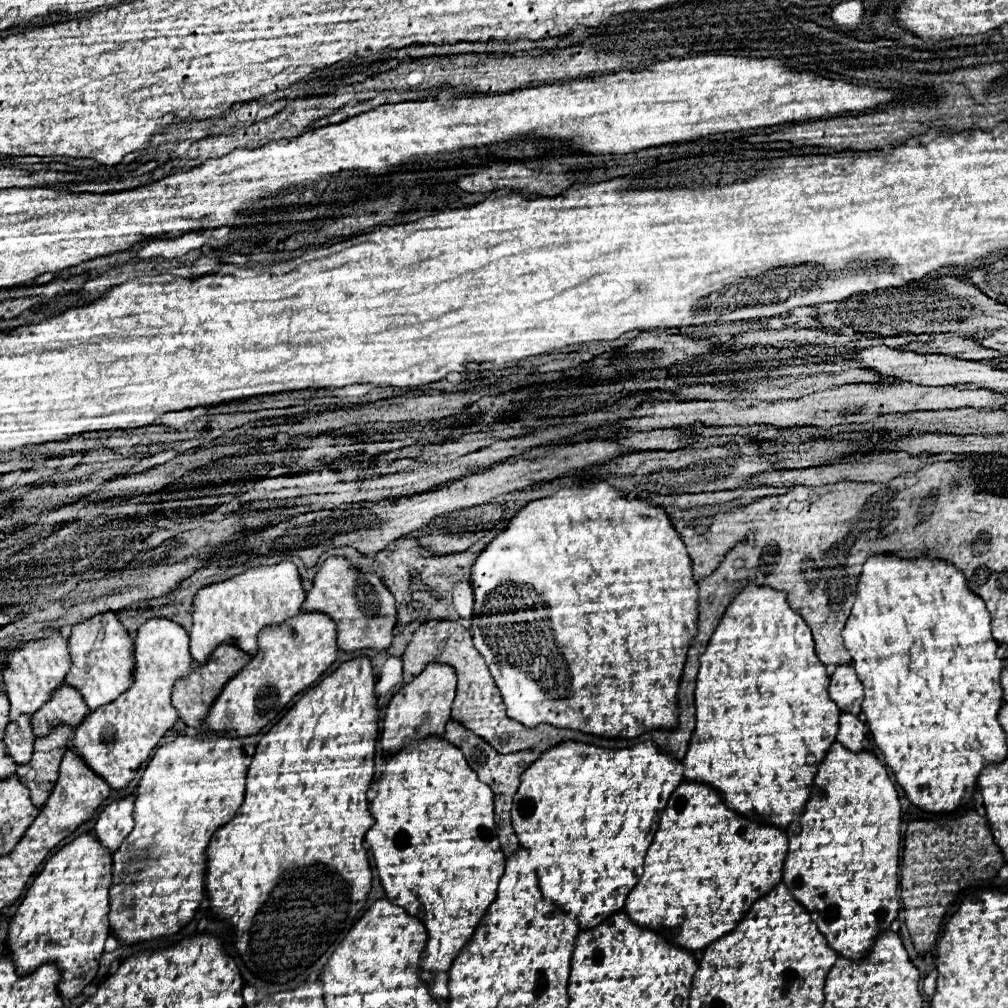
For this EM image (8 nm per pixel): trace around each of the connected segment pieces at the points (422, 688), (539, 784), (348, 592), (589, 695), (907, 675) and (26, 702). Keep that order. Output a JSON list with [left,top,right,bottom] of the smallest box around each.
[[381,662,455,754],[511,740,683,928],[303,556,395,652],[471,480,697,738],[843,554,1007,812],[3,630,71,720]]

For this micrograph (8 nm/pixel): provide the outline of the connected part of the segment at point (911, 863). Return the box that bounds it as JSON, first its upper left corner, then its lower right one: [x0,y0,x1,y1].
[901,810,1005,954]

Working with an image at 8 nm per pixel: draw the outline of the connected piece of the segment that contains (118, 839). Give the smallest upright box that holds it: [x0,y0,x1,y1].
[95,794,135,852]

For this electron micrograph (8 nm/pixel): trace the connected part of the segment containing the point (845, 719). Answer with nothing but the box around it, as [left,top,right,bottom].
[837,712,867,752]

